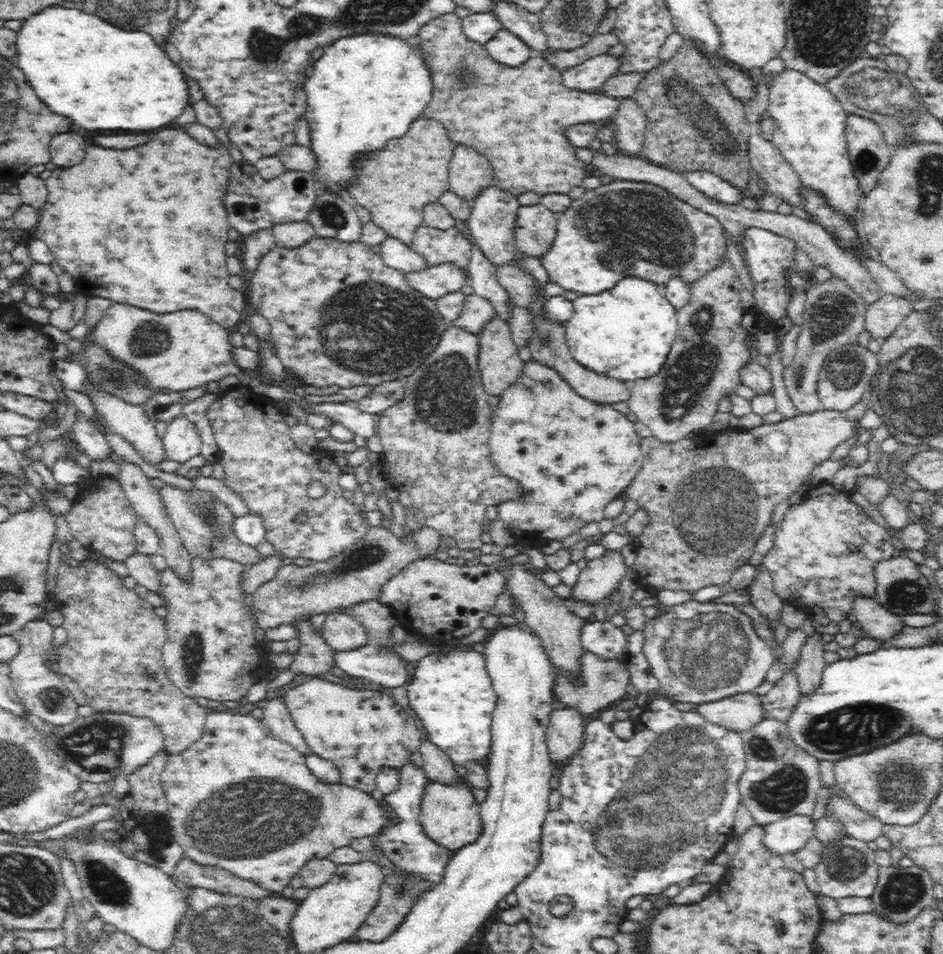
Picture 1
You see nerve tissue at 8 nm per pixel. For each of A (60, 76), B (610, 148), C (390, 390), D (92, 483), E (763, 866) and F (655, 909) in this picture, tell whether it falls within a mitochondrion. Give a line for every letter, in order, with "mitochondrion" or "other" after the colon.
A: other
B: other
C: mitochondrion
D: other
E: other
F: other

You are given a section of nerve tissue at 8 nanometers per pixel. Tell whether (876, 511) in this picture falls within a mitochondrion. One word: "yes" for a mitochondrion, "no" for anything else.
no

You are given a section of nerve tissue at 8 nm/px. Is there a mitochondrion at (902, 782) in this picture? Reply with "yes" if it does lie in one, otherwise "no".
yes

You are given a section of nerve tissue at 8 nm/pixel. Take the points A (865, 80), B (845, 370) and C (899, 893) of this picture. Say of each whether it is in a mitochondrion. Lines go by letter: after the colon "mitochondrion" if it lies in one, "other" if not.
A: mitochondrion
B: mitochondrion
C: mitochondrion

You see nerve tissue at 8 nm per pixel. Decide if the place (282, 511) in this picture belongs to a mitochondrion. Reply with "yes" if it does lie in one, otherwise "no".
no

